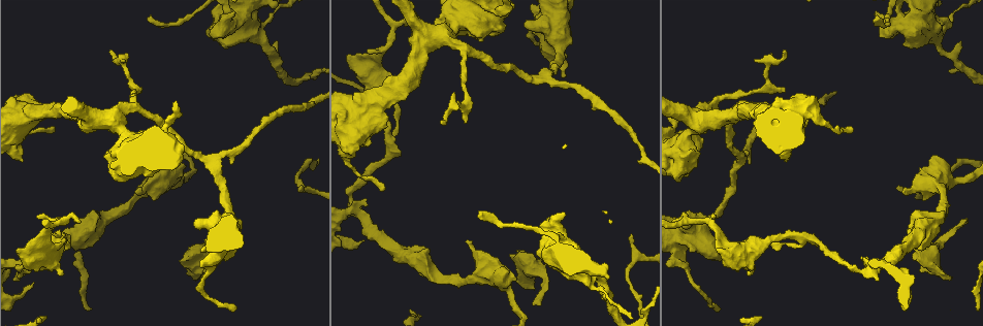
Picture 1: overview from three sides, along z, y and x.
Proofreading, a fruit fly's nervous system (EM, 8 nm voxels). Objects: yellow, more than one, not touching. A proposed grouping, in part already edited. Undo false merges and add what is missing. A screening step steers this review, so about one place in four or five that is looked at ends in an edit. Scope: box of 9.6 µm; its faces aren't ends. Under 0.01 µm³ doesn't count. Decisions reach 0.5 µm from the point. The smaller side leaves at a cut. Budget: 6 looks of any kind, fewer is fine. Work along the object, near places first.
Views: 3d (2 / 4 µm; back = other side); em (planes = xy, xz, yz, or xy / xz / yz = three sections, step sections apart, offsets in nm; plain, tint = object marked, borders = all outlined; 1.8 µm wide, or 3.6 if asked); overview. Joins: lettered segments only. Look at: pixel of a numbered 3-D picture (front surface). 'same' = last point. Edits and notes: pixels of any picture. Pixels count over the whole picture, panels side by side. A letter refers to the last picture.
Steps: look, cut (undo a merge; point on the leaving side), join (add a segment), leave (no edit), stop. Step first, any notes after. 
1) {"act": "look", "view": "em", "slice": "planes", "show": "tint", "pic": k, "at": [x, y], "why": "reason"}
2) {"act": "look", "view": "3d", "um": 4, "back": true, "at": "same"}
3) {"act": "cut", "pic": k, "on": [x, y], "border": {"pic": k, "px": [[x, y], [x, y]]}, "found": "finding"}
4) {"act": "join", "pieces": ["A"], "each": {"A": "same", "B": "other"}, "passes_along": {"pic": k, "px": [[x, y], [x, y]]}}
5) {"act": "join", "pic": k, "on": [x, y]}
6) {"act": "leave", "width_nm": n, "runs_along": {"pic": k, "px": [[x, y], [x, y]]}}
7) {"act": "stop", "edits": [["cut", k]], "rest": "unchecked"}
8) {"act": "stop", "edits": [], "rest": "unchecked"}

{"act": "look", "view": "em", "um": 3.6, "slice": "planes", "show": "borders", "pic": 1, "at": [121, 114], "why": "branch point"}

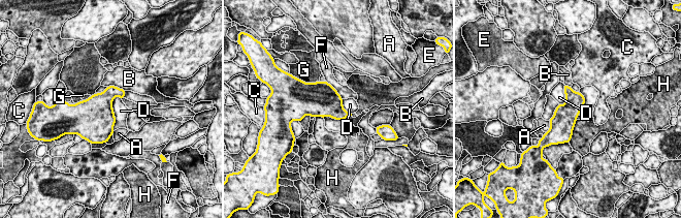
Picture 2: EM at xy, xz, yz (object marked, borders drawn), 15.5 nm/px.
{"act": "leave", "longest_contact_nm": ["D", 550], "each": {"A": "other", "B": "other", "C": "other", "D": "other", "E": "other", "F": "other", "G": "other", "H": "other"}, "border": {"pic": 2, "px": [[119, 96], [112, 101], [114, 130]]}, "found": "all the same neuron"}

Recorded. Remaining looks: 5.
{"act": "look", "view": "em", "um": 3.6, "slice": "planes", "show": "borders", "pic": 1, "at": [479, 215], "why": "long arm stops here"}

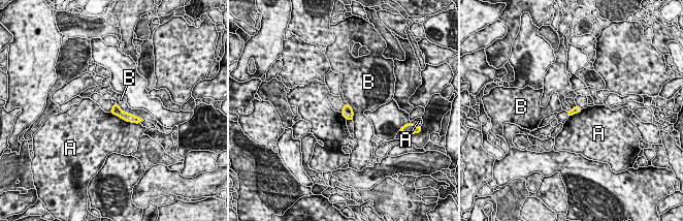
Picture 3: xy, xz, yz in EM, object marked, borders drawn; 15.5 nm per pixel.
{"act": "leave", "width_nm": 120, "each": {"A": "other", "B": "other"}, "border": {"pic": 3, "px": [[110, 112], [127, 121], [139, 123]]}, "found": "none of them fits"}

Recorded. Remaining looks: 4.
{"act": "look", "view": "3d", "um": 4, "pic": 1, "at": [914, 26], "why": "thick turns thin"}

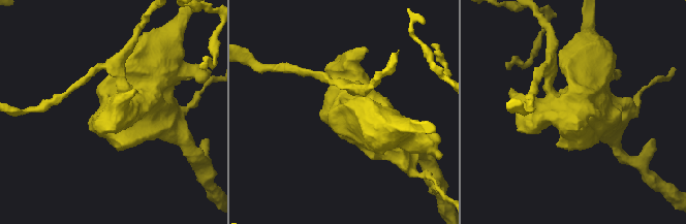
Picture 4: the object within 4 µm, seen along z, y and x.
{"act": "look", "view": "em", "um": 3.6, "slice": "yz", "step": 4, "show": "tint", "pic": 4, "at": [578, 113]}

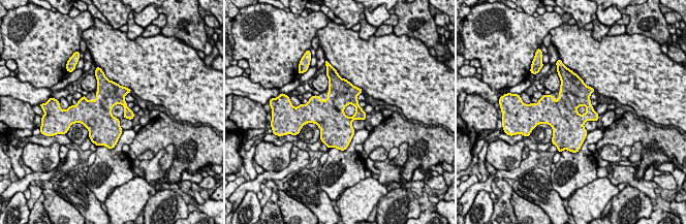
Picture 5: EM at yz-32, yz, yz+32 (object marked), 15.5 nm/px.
{"act": "look", "view": "em", "um": 3.6, "slice": "planes", "show": "borders", "at": "same"}

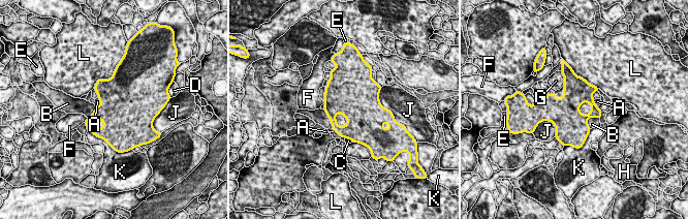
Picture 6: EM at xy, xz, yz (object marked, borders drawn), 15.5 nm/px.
{"act": "leave", "width_nm": 440, "each": {"A": "other", "B": "other", "C": "other", "D": "other", "E": "other", "F": "other", "G": "other", "H": "other", "J": "other", "K": "other", "L": "other"}, "border": {"pic": 6, "px": [[599, 118], [589, 118], [587, 125]]}, "found": "one neuron here"}

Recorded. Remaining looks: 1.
{"act": "stop", "edits": [], "rest": "unchecked"}

